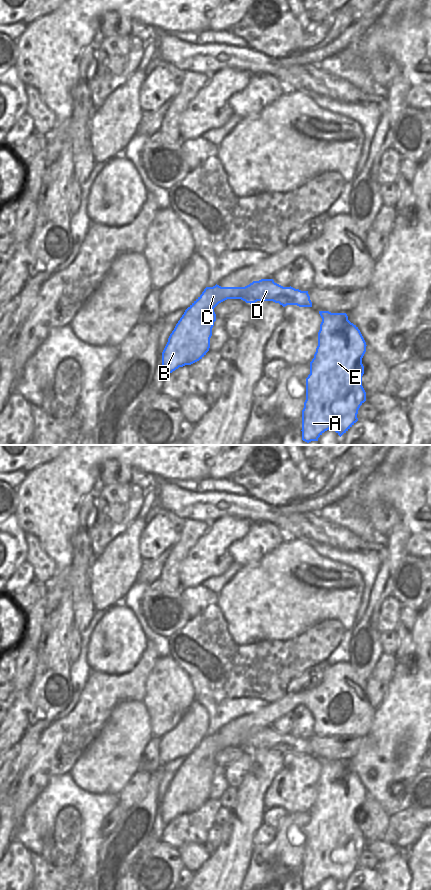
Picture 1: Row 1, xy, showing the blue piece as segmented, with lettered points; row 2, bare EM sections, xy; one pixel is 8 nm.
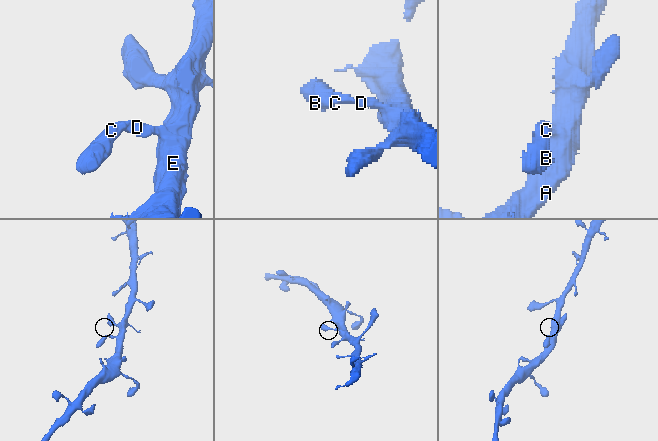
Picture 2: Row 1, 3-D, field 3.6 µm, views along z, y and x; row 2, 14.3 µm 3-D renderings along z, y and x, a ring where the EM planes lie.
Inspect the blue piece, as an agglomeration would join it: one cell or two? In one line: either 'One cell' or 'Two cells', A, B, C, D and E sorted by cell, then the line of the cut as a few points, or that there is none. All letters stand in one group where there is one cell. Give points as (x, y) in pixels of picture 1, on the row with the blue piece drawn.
One cell. Groups: A B C D E. No split.

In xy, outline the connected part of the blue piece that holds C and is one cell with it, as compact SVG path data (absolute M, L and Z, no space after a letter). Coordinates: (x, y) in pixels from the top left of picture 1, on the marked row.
M273 279L253 281L245 287L206 287L185 310L168 338L162 352L162 374L167 377L179 367L202 359L210 348L212 328L216 321L214 308L227 299L241 299L246 303L273 301L283 307L297 305L312 307L308 291L283 287Z

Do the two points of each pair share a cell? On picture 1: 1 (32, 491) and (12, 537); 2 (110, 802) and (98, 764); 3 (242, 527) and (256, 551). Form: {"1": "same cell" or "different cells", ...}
{"1": "different cells", "2": "different cells", "3": "different cells"}

